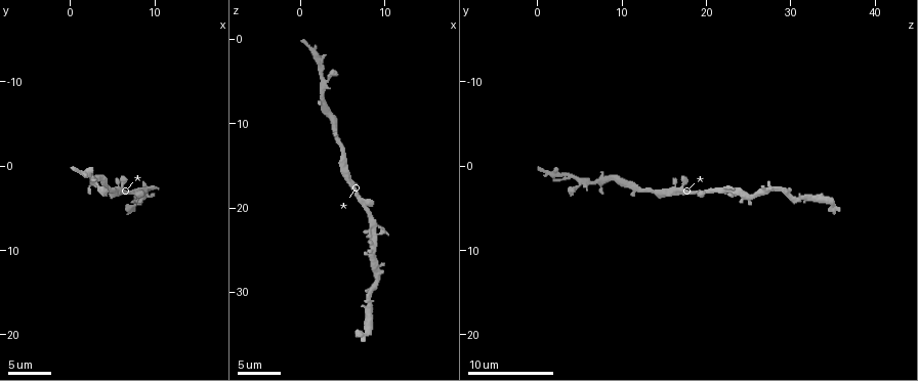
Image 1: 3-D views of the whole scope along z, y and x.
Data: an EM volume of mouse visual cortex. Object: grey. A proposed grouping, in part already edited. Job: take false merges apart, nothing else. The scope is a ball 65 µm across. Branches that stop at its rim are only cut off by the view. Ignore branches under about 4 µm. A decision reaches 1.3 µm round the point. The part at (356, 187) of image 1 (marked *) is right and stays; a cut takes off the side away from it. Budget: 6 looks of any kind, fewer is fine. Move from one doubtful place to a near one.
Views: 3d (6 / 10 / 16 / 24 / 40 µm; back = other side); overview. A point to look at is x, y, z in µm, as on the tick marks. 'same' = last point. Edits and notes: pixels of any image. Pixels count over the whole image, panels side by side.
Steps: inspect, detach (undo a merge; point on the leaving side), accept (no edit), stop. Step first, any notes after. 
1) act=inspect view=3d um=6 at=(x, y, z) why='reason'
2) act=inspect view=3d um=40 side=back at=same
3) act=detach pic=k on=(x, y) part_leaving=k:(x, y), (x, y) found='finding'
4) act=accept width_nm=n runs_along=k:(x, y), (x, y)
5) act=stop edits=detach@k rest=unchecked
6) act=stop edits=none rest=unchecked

act=inspect view=3d um=16 at=(8.4, 3.8, 31.2) why='two arms in line, one across'

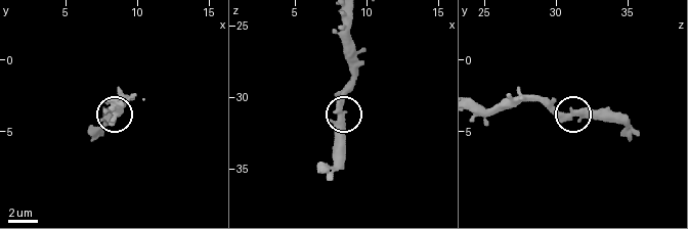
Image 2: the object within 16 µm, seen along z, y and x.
act=accept arms=3 runs_along=2:(342, 19), (353, 85), (342, 103), (342, 150) found='continuous, no second cell'

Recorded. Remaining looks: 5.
act=inspect view=3d um=10 at=(4.4, 2.6, 12.0) why='sudden change in width'

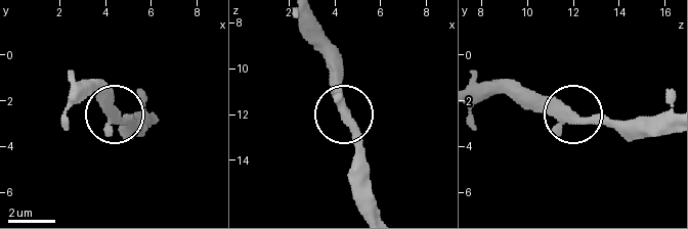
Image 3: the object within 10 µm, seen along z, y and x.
act=inspect view=3d um=6 at=(4.6, 2.8, 12.0)

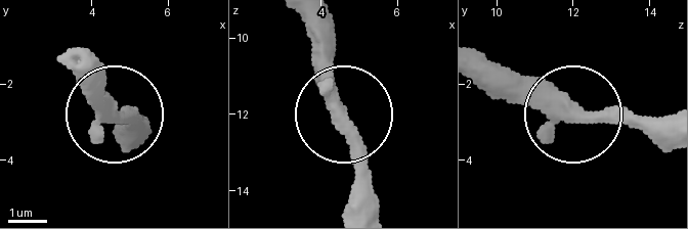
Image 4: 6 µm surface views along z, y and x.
act=accept width_nm=320 found='continuous, no second cell'

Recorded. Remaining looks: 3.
act=inspect view=3d um=16 at=(2.6, 1.6, 4.6)

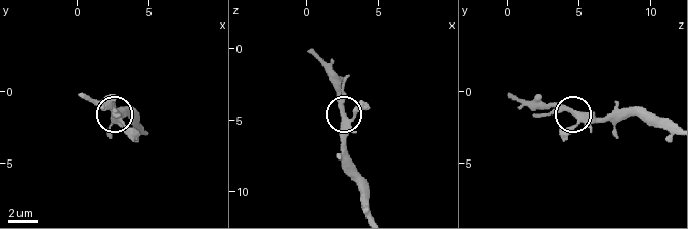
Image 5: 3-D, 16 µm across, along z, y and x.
act=accept arms=3 found='continuous, no second cell'

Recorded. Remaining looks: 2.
act=stop edits=none rest=unchecked

